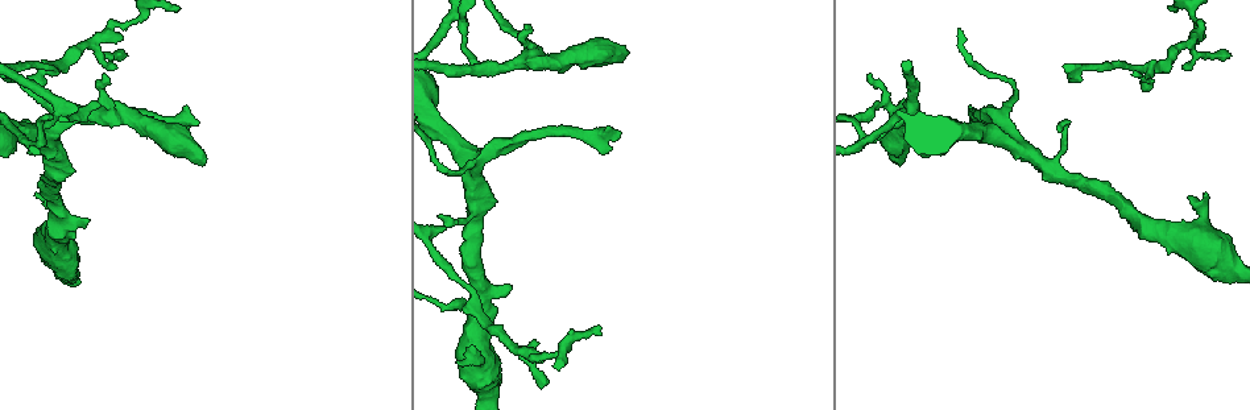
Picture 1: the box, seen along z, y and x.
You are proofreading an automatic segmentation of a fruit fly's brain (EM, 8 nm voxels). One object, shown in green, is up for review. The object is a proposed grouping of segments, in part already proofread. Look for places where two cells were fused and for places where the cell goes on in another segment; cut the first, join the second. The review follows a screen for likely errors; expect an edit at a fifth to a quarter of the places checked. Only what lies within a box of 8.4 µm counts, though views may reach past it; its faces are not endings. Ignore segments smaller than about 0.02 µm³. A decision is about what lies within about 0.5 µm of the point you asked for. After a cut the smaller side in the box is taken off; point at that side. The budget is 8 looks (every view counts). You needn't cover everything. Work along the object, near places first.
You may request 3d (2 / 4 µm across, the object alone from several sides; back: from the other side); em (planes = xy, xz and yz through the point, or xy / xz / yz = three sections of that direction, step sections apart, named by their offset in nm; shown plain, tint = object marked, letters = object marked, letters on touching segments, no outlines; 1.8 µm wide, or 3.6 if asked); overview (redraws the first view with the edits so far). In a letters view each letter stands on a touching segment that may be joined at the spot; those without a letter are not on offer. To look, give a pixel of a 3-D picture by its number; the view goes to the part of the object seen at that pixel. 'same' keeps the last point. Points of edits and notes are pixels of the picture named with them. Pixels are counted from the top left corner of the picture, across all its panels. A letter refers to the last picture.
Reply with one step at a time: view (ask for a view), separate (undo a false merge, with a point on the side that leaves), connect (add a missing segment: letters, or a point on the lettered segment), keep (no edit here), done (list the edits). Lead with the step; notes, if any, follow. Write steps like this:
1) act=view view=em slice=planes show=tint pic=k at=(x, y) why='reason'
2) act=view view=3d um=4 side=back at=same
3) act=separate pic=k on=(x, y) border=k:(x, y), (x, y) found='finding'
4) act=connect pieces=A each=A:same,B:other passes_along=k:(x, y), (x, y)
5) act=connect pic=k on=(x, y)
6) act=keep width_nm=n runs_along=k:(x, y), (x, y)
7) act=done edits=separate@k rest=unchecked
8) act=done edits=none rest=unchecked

act=view view=3d um=2 pic=1 at=(1070, 80) why='tapers out'

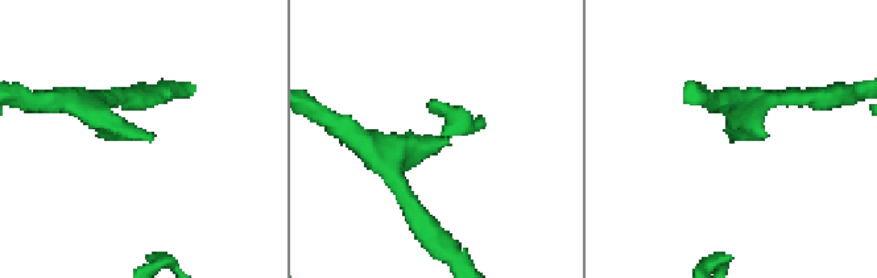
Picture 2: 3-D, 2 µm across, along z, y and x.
act=view view=em slice=planes show=letters pic=2 at=(149, 142) why='need the tissue'

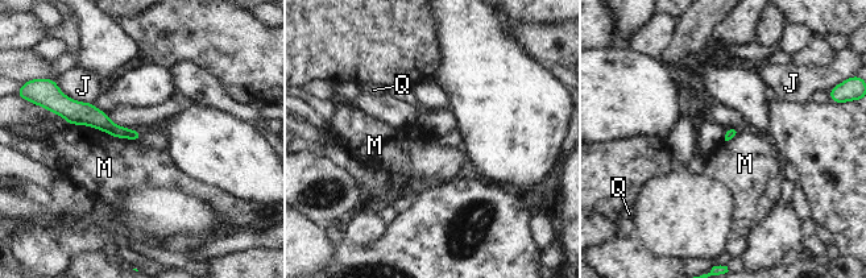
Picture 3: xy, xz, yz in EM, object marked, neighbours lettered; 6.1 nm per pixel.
act=keep each=J:other,M:other,Q:other found='none of them fits'

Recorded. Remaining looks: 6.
act=view view=3d um=2 pic=1 at=(467, 160) why='four or more arms meet'

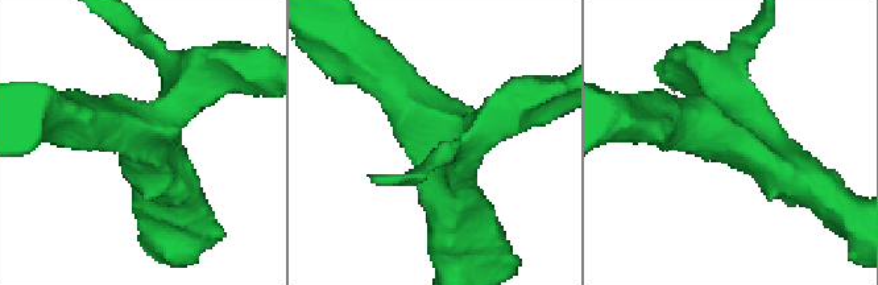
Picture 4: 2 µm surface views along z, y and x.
act=view view=em slice=yz step=16 show=tint pic=4 at=(431, 137) arms=4

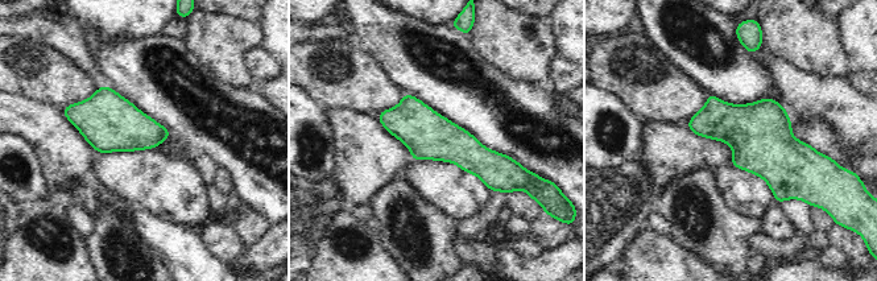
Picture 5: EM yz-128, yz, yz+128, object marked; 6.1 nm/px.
act=view view=em slice=xz step=16 show=letters at=same

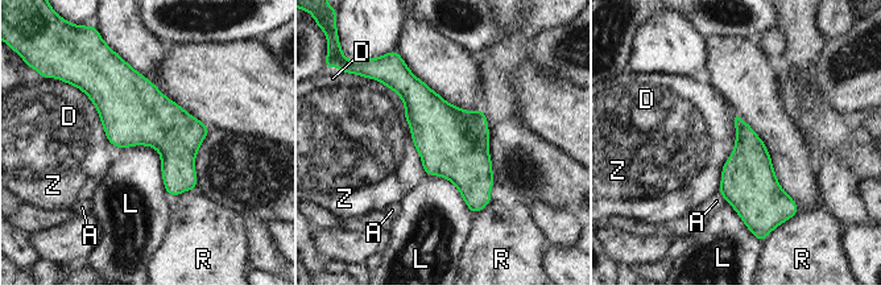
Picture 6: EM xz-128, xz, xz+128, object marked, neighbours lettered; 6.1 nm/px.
act=keep width_nm=190 each=A:other,D:other,L:other,R:other,Z:other border=6:(120, 148), (152, 145), (169, 197) found='one cell here'

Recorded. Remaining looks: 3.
act=view view=em um=3.6 slice=xy step=16 show=tint pic=1 at=(460, 364) why='branch stops here'

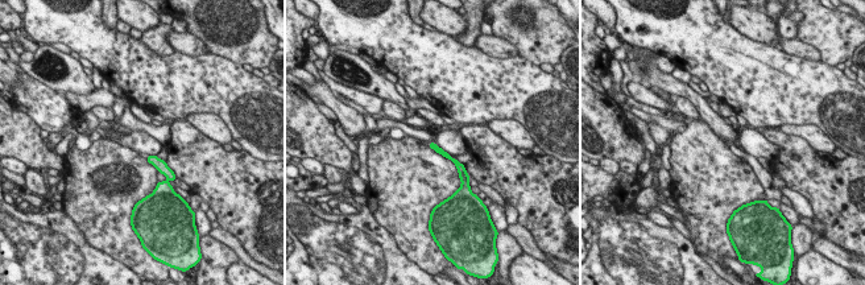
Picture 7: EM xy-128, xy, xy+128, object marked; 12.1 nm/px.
act=view view=em um=3.6 slice=planes show=letters at=same why='cut it another way'

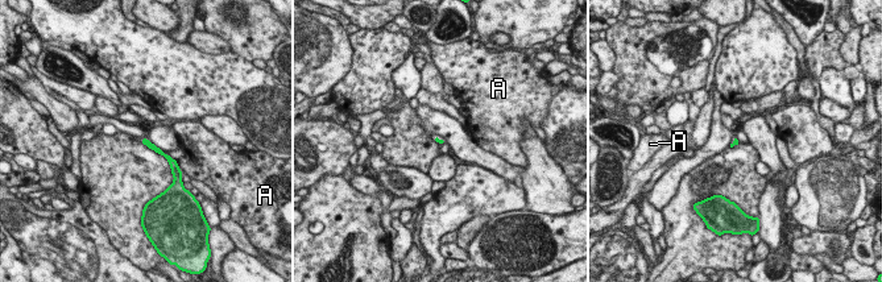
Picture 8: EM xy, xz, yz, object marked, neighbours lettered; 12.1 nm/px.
act=keep longest_contact=A:140nm each=A:other found='none of them fits'

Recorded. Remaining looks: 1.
act=done edits=none rest=unchecked

